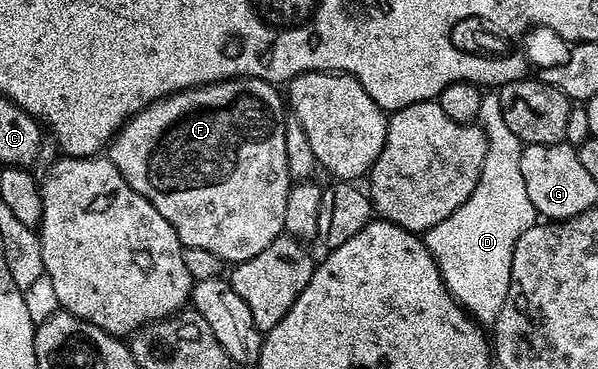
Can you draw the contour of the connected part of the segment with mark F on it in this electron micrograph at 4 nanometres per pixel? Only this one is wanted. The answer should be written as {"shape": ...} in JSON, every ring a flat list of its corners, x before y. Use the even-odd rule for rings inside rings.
{"shape":[[238,77,235,79,222,79,219,83,204,83,202,87,189,87,185,91,177,91,174,95,166,95,163,99,156,99,150,107,144,107,139,113,129,116,128,121,117,130,116,135,113,136,111,142,107,147,107,158,116,165,119,173,127,181,127,185,131,185,131,189,135,189,143,197,147,197,151,201,151,205,155,205,155,209,159,209,159,213,163,213,163,217,171,225,171,229,175,229,175,233,179,237,182,248,194,247,195,249,207,249,207,253,215,253,215,257,219,257,222,264,236,265,247,261,251,257,255,257,255,253,263,253,263,249,267,249,267,245,271,245,271,241,275,241,285,229,285,222,283,221,283,213,287,210,287,193,291,186,289,178,289,170,287,169,287,149,283,142,283,133,285,132,285,116,287,114,286,104,283,102,283,95,281,95,274,84,267,82,266,79,246,79]]}

